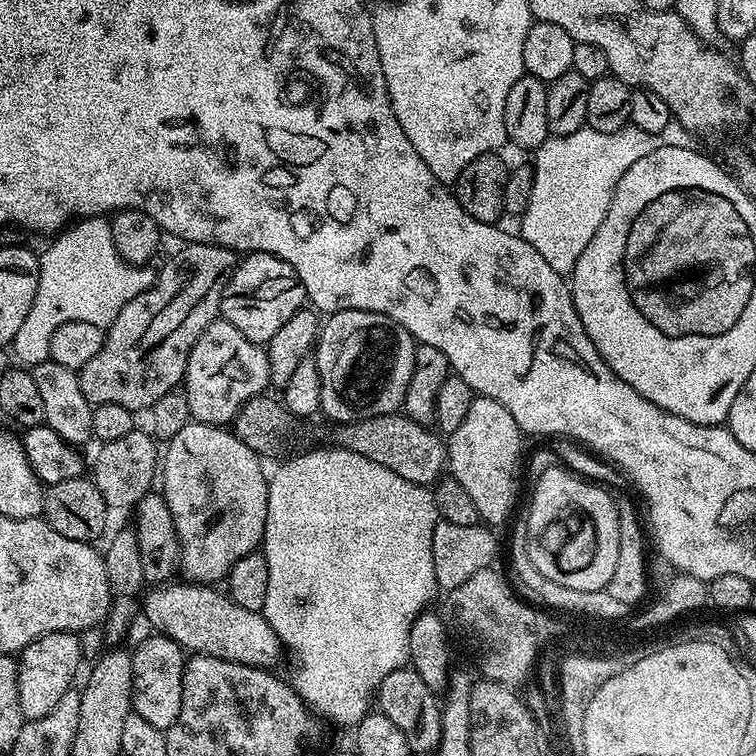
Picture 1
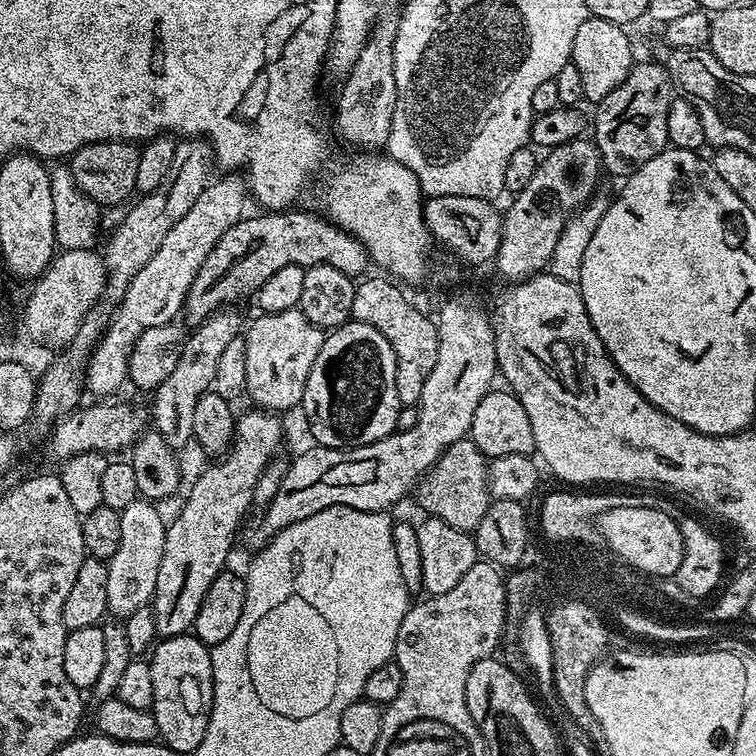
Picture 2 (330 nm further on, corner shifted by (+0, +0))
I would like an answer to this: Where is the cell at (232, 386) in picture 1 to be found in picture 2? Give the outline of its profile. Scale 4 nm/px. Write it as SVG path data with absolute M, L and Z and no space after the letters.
M299 307L257 317L249 328L247 325L242 336L246 350L244 391L247 399L252 399L257 409L273 414L285 414L291 408L299 409L304 403L306 378L310 378L310 370L322 350L325 333L314 327Z

